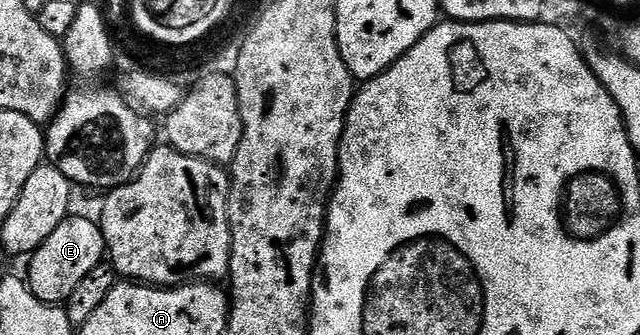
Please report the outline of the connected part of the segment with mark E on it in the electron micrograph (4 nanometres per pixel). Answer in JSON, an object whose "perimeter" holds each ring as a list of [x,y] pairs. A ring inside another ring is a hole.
{"perimeter":[[[71,214],[67,216],[48,238],[29,257],[30,276],[28,283],[32,294],[40,298],[40,302],[55,306],[65,305],[68,294],[76,290],[76,286],[96,266],[103,263],[107,255],[106,239],[102,233],[102,225],[97,219],[89,220],[86,216]]]}

